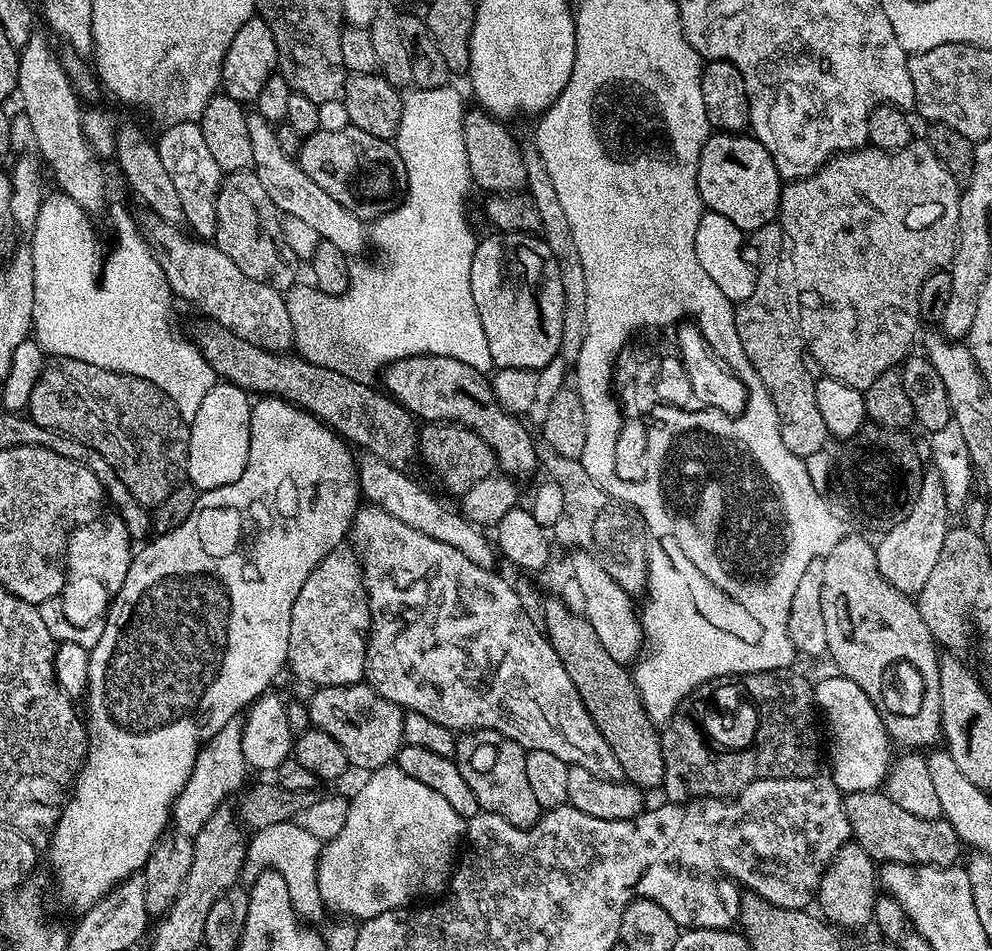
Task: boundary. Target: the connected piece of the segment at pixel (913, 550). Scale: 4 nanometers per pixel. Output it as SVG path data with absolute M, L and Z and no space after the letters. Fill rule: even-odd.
M935 470L925 471L920 483L920 493L910 506L910 514L898 522L889 532L883 533L875 541L878 570L894 590L905 596L915 597L926 586L926 578L934 571L934 562L942 554L942 542L946 542L946 534L950 527L948 521L949 494L943 480ZM880 540L880 541L879 541Z

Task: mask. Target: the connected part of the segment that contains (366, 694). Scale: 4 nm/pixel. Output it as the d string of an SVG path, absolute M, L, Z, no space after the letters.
M366 682L346 686L317 687L312 697L307 697L308 713L313 728L322 730L346 750L346 758L353 769L361 768L371 774L395 761L404 744L402 722L405 709L382 698Z

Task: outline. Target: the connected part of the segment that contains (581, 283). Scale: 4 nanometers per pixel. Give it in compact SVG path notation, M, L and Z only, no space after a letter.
M532 146L525 147L523 153L528 175L526 192L538 208L539 217L542 219L541 237L547 248L554 254L555 264L559 268L559 277L562 278L563 324L559 357L567 364L574 364L588 329L586 326L586 278L582 269L582 258L579 257L578 246L574 243L570 224L566 219L566 214L562 211L562 202L558 202L554 182L550 182L550 174L546 174L546 166L542 162L540 153Z

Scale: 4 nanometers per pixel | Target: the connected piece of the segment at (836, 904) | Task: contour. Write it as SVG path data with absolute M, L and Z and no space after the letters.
M849 842L839 848L834 860L824 871L822 882L817 892L819 911L828 922L835 927L862 928L875 919L878 899L878 868L876 862L866 854L860 844Z

